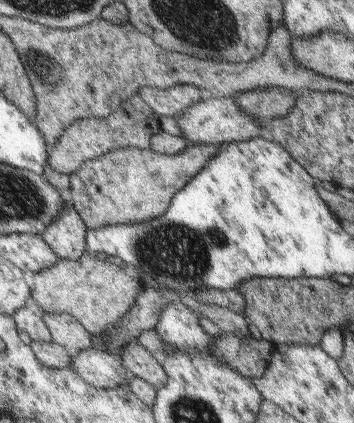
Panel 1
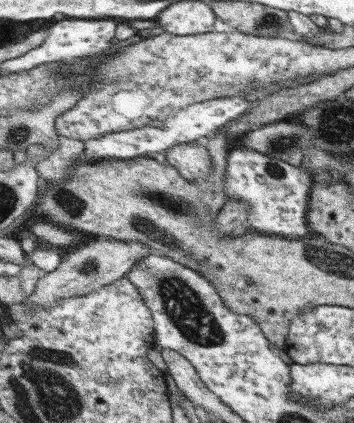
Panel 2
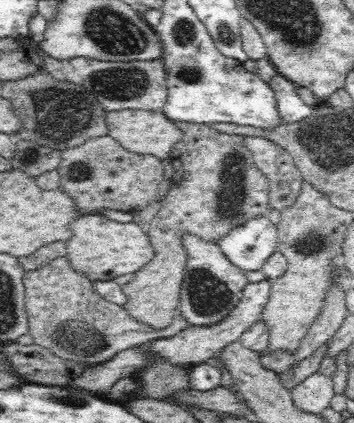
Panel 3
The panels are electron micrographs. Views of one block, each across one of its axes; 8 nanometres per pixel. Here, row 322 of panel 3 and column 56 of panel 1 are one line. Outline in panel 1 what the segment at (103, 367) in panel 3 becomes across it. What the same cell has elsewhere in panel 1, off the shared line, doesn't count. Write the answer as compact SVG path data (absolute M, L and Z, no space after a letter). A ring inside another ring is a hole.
M65 202L63 212L59 212L59 218L55 218L41 236L59 260L77 260L87 250L85 234L87 228L79 218L75 206L71 202Z

